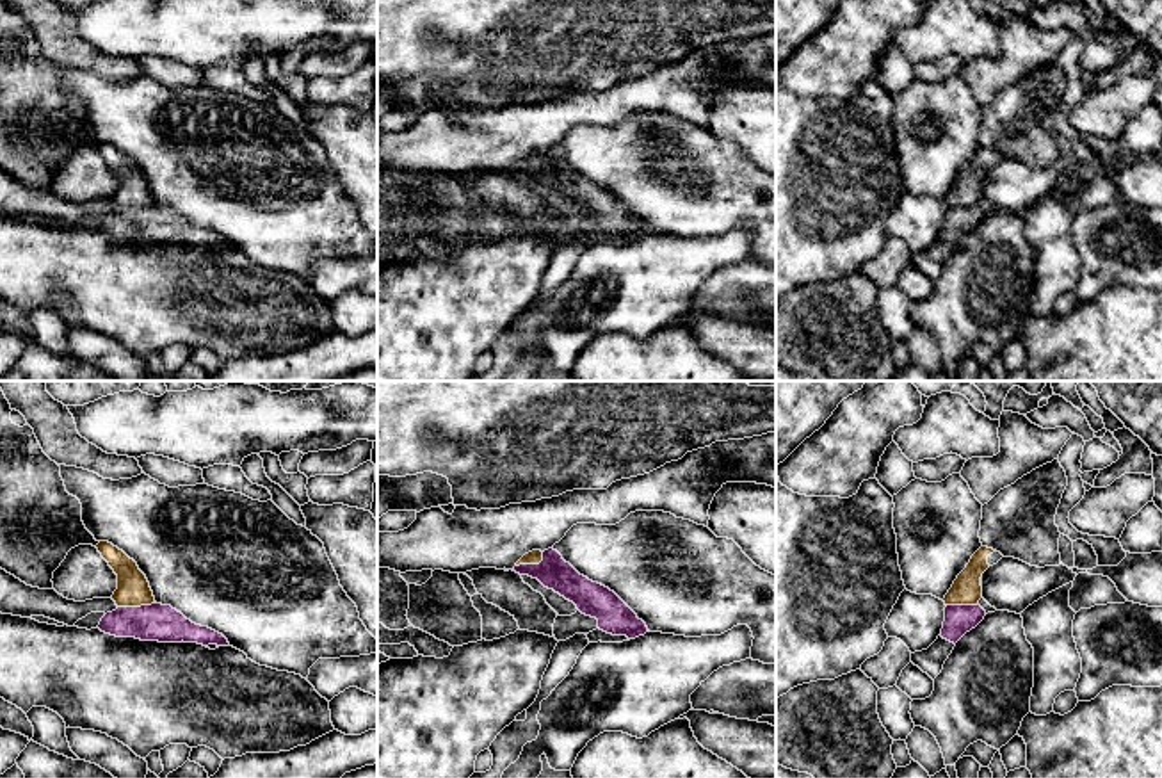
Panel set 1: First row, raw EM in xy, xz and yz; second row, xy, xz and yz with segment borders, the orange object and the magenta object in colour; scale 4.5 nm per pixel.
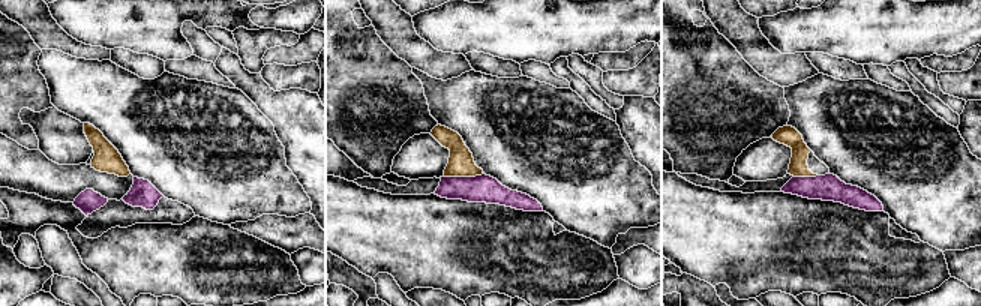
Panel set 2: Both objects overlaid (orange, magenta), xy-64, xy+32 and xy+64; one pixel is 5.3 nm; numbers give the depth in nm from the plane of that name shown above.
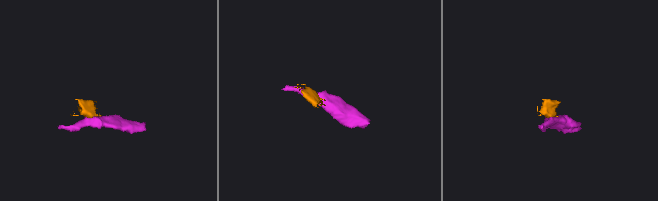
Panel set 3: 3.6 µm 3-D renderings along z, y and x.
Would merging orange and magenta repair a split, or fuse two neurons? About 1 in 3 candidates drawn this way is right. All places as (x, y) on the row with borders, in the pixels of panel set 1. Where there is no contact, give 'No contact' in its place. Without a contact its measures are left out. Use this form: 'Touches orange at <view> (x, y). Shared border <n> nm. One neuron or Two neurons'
Touches orange at xy (136, 606). Shared border 180 nm. Two neurons

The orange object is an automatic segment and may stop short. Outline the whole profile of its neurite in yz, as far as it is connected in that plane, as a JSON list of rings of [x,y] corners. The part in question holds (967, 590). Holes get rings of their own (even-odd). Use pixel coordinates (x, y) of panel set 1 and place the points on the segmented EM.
[[[980,547],[945,595],[945,605],[977,605],[982,598],[982,573],[1002,557],[1000,552]]]

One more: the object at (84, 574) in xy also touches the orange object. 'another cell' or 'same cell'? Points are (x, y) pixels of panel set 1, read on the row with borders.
another cell

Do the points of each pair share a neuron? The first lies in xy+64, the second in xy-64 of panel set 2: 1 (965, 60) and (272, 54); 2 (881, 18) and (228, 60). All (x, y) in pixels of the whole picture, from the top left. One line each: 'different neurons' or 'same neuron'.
1: same neuron
2: different neurons

